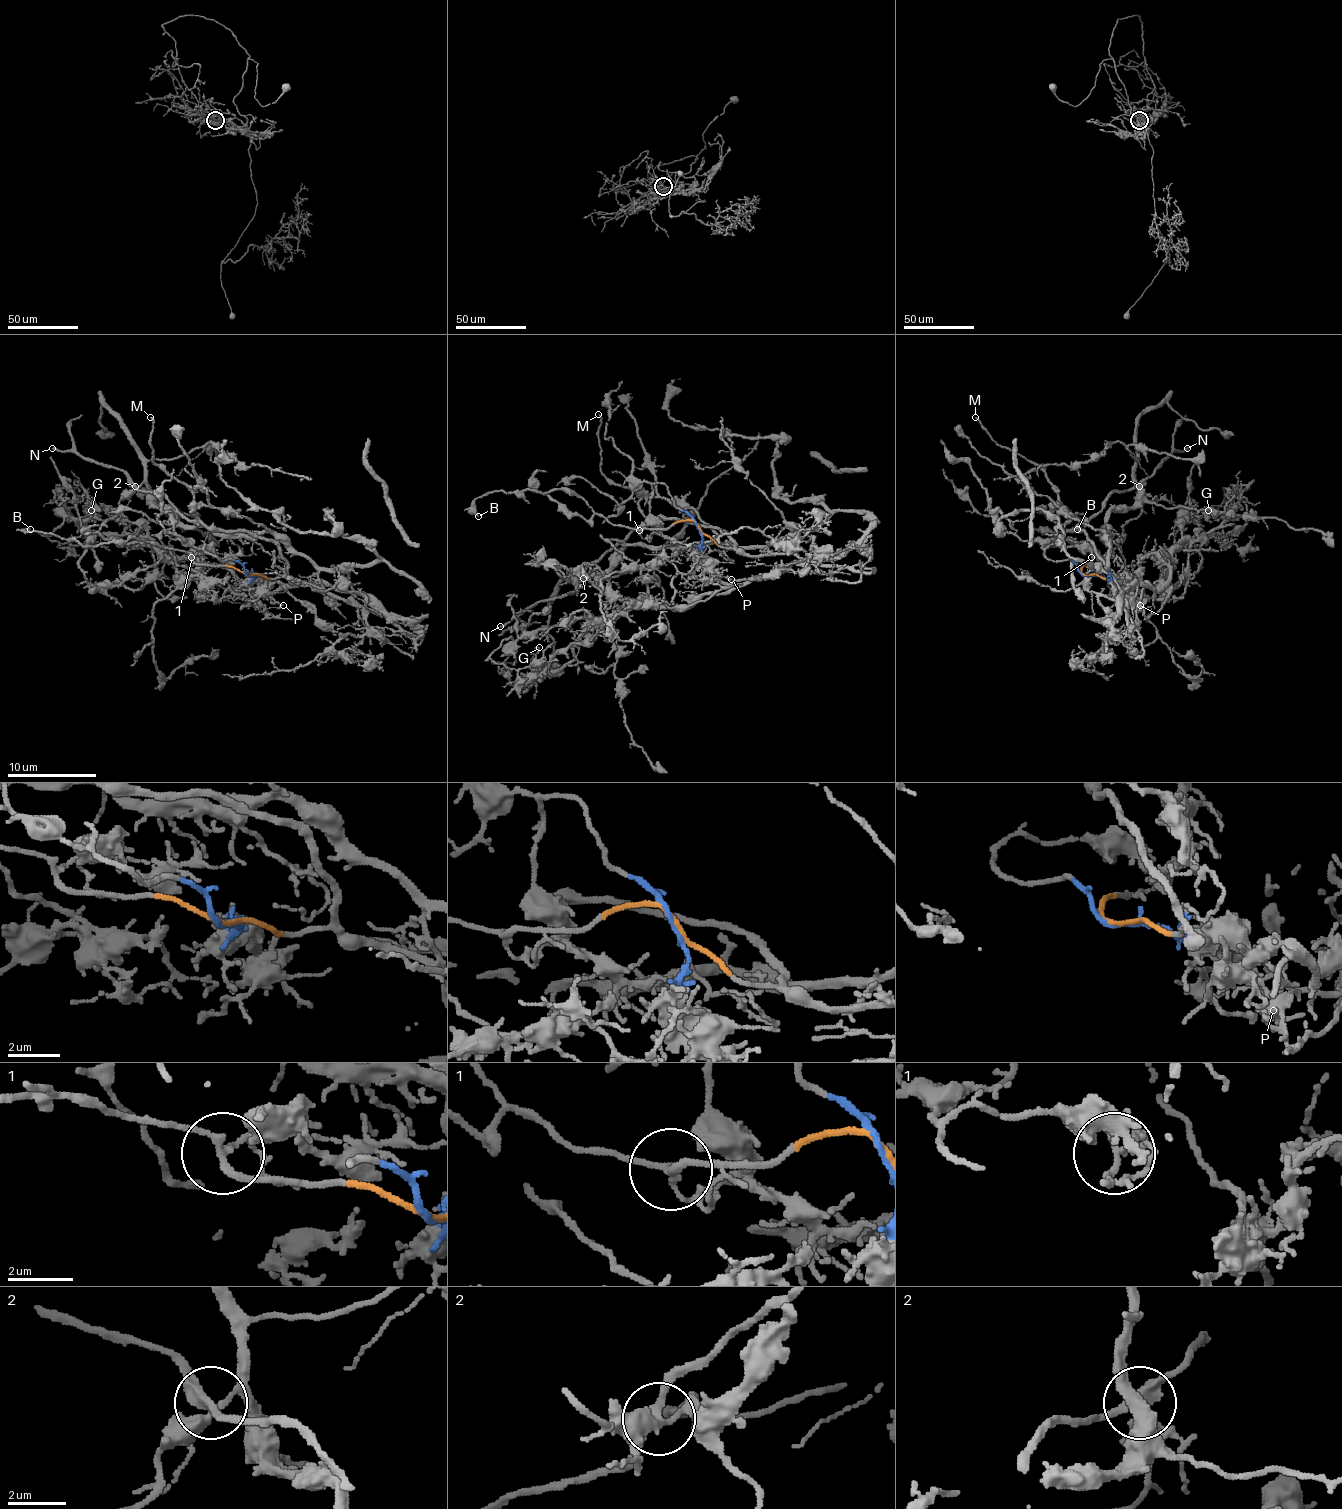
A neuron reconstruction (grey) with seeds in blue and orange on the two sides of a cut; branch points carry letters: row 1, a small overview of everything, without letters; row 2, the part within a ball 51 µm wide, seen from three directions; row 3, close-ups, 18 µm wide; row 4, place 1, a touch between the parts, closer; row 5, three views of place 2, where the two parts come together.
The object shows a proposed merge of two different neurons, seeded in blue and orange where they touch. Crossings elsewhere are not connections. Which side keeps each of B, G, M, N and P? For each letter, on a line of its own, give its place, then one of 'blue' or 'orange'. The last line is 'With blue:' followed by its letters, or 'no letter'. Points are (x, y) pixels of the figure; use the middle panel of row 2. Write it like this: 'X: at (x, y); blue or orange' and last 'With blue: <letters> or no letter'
B: at (478, 516); orange
G: at (539, 647); blue
M: at (598, 414); orange
N: at (500, 626); orange
P: at (731, 579); blue
With blue: G, P

